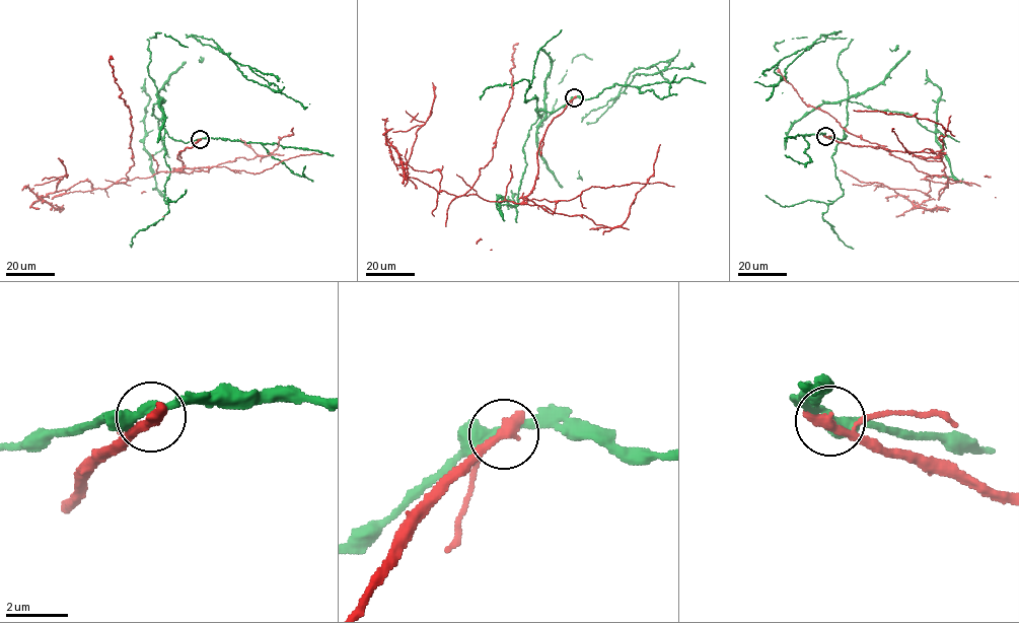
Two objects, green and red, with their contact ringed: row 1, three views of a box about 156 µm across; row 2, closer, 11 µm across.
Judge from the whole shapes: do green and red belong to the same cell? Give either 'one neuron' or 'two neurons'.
two neurons

